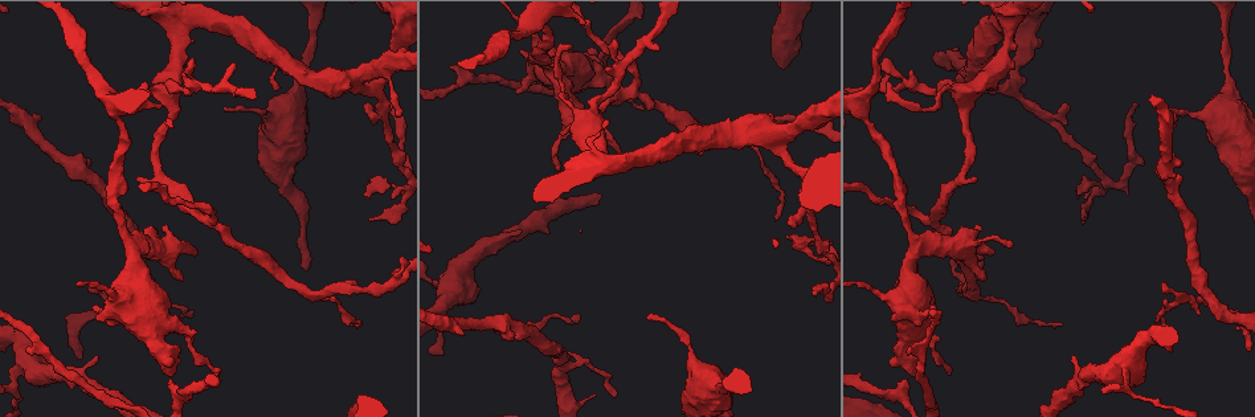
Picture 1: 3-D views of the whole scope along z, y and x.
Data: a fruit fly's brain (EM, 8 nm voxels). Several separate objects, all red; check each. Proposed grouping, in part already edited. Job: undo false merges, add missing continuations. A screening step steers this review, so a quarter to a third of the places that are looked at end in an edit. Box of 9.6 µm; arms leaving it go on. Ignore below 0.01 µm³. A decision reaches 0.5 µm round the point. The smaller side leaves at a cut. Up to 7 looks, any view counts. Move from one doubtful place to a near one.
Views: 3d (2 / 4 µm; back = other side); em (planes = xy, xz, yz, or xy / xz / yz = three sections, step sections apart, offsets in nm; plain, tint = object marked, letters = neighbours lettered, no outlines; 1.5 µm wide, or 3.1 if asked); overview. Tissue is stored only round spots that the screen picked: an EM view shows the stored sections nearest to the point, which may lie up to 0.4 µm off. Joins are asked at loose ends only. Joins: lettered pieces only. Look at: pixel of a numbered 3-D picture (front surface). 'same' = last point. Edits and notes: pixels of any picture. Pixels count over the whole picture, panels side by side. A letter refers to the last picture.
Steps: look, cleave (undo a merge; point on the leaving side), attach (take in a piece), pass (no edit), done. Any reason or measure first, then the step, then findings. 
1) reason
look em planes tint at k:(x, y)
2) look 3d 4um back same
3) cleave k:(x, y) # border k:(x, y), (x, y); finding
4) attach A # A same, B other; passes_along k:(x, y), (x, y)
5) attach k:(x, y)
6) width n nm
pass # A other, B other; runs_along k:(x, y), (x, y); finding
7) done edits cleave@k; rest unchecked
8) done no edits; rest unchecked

sharp bend
look em planes letters at 1:(563, 99)

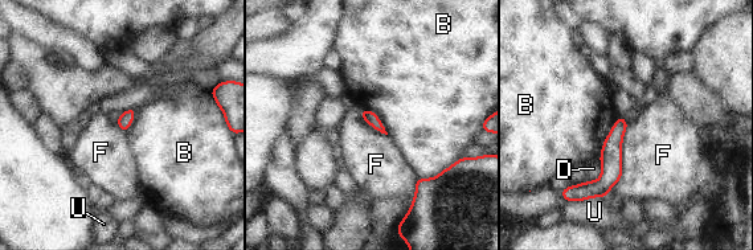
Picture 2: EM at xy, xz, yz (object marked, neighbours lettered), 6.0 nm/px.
pass # B other, D other, F other, U other; runs_along 2:(621, 121), (610, 173), (585, 192); all the same neuron

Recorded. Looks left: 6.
tapers out
look 3d 2um at 1:(1011, 245)

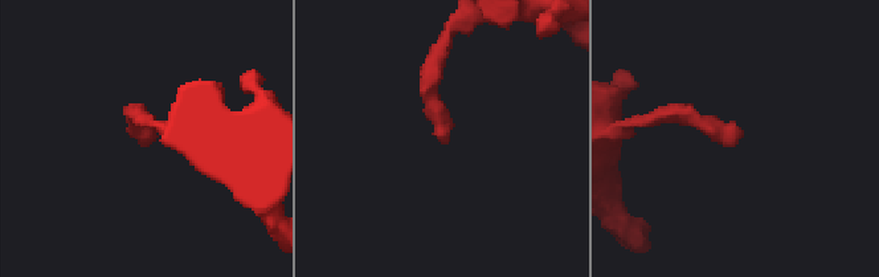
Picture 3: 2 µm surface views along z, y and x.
look em planes letters at 3:(742, 133)

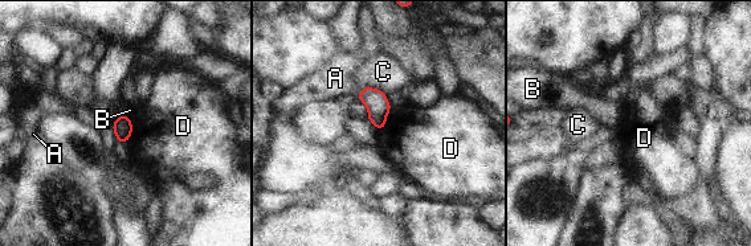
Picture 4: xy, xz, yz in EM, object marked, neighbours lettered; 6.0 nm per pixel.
longest_contact C 180 nm
pass # A other, B other, C other, D other; border 4:(131, 119), (131, 134), (126, 142); none of them fits

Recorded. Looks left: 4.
sudden change in width
look 3d 4um at 1:(804, 120)

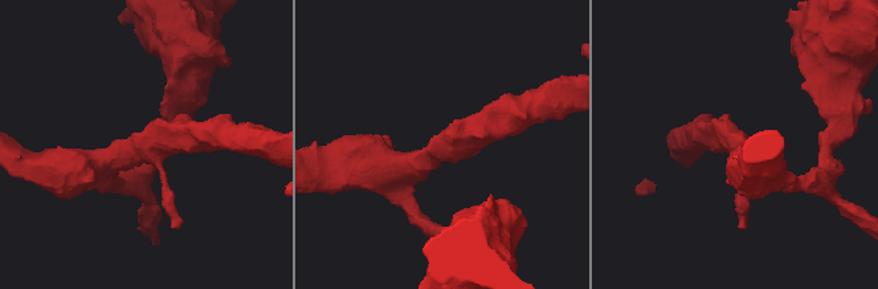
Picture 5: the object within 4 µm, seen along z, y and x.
look em yz step 8 tint at 5:(147, 148)

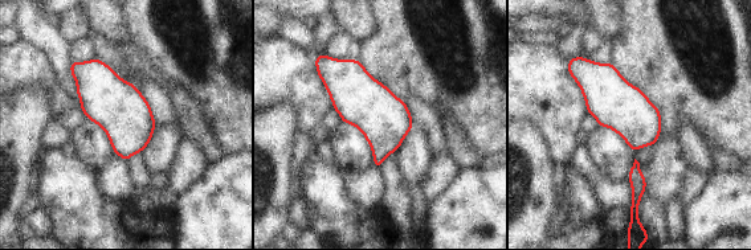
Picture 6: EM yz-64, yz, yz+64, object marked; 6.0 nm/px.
look em planes letters same

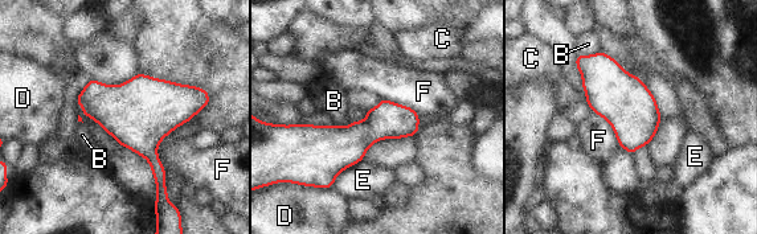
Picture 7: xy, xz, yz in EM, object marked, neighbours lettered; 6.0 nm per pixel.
longest_contact F 280 nm
pass # B other, C other, D other, E other, F other; border 7:(592, 110), (610, 124), (620, 146); one neuron here

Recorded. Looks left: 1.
done no edits; rest unchecked

